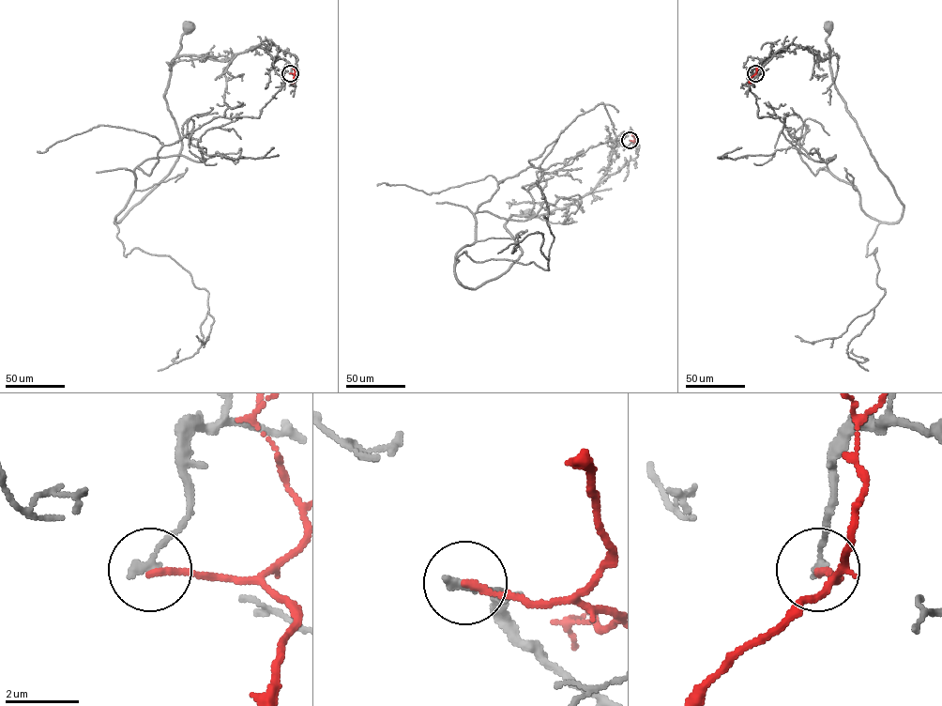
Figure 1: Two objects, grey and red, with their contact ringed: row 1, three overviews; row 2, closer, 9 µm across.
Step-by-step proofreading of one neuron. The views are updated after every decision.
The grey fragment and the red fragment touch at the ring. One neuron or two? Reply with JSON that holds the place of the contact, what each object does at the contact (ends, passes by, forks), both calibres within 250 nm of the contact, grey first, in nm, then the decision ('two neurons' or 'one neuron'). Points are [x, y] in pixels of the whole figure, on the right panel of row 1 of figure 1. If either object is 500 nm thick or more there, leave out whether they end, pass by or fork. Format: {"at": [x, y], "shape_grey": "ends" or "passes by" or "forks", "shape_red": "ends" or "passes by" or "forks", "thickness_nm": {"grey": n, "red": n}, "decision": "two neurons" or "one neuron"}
{"at": [755, 73], "shape_grey": "ends", "shape_red": "ends", "thickness_nm": {"grey": 260, "red": 190}, "decision": "two neurons"}

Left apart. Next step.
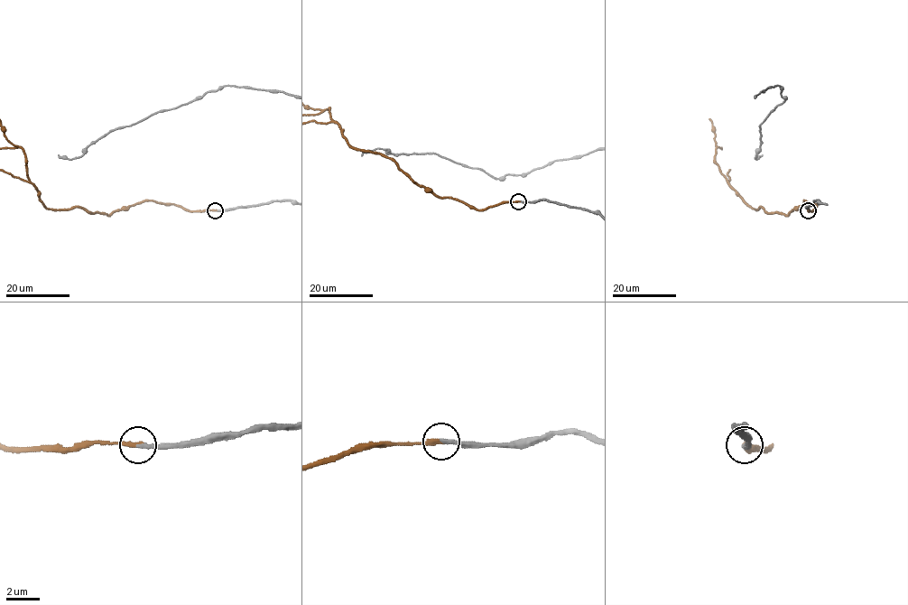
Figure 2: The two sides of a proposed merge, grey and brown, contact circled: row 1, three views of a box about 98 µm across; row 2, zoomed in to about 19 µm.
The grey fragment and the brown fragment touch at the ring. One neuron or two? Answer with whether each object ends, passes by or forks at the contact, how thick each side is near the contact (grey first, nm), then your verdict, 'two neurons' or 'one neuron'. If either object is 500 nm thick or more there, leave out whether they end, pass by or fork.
grey ends there; brown ends there; 260 nm thick on the grey side, 280 nm on the other; one neuron

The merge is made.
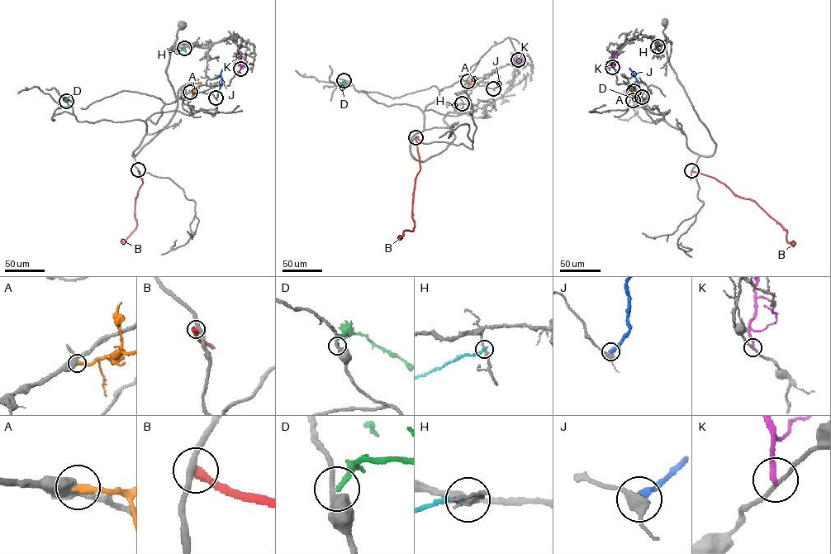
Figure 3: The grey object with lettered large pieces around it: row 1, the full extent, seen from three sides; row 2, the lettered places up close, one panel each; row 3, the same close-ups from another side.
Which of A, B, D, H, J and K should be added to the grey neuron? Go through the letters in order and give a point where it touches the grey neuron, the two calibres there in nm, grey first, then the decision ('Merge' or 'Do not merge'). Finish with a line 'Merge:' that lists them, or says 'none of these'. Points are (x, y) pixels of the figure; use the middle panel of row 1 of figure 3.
A: Touches grey at (467, 81). Thickness 440 nm (grey) against 320 nm. Do not merge
B: Touches grey at (415, 137). Thickness 280 nm (grey) against 440 nm. Do not merge
D: Touches grey at (344, 80). Thickness 320 nm (grey) against 240 nm. Do not merge
H: Touches grey at (462, 103). Thickness 190 nm (grey) against 190 nm. Do not merge
J: Touches grey at (493, 88). Thickness 440 nm (grey) against 320 nm. Do not merge
K: Touches grey at (518, 59). Thickness 160 nm (grey) against 240 nm. Do not merge
Merge: none of these

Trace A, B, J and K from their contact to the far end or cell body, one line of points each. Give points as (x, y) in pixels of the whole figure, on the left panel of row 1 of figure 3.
A: (190, 92), (196, 90), (201, 85)
B: (138, 169), (143, 182), (135, 198), (137, 226), (125, 241), (122, 241), (121, 238)
J: (216, 97), (222, 80), (222, 69)
K: (240, 69), (240, 58), (237, 58)

